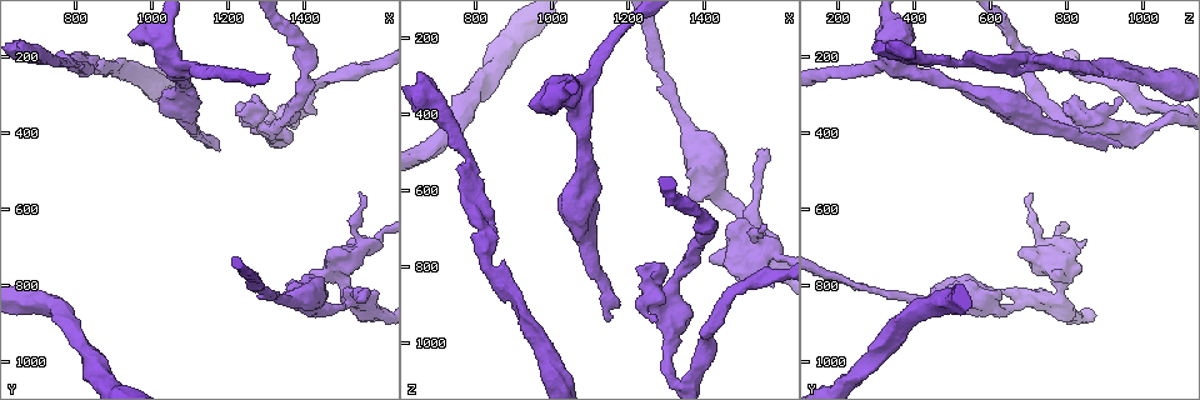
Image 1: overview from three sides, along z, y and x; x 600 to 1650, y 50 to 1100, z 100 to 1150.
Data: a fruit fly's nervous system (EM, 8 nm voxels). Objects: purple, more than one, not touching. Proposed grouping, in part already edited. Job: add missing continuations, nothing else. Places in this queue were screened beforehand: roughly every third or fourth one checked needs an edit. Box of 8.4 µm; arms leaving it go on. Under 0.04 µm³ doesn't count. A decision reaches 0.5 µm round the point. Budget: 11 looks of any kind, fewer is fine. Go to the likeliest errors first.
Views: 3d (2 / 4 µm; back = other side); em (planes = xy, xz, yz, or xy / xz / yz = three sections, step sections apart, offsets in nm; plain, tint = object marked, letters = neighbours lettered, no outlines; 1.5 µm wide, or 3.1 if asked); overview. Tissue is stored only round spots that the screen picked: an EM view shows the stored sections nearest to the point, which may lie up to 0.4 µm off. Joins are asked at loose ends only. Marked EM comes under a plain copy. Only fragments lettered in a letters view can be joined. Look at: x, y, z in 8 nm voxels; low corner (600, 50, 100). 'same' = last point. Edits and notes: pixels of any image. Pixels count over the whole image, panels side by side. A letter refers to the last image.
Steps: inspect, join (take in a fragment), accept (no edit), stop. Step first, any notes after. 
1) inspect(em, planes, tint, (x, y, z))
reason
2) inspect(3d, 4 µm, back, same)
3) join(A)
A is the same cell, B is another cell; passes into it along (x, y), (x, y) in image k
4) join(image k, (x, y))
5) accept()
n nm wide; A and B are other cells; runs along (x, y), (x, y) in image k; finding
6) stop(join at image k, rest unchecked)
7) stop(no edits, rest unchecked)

inspect(em, xz, step 8, letters, (1550, 560, 710))

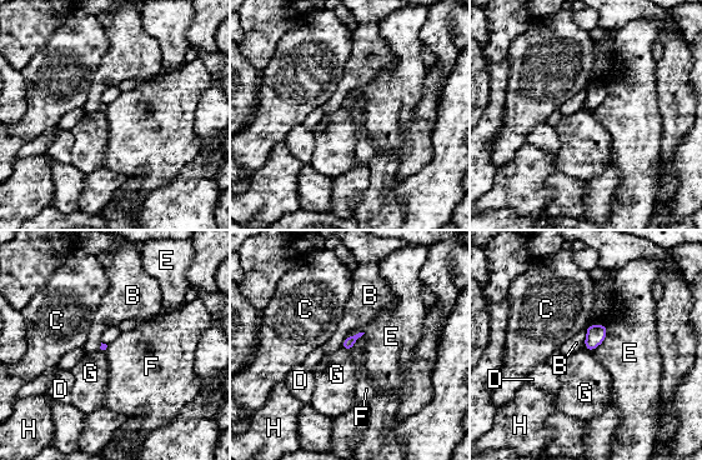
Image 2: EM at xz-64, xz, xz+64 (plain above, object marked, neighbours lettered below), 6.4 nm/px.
accept()
B, C, D, E, F, G and H are other cells; no lettered fragment goes on from it

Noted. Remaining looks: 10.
inspect(em, planes, letters, (1560, 805, 500))
branch stops here

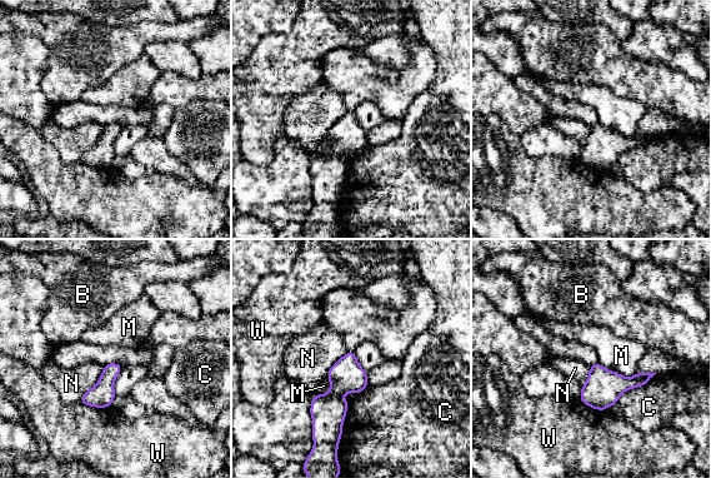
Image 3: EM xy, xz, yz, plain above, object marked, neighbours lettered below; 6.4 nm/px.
accept()
B, C, M, N and W are other cells; border along (597, 362), (626, 377), (636, 373) in image 3; no lettered fragment goes on from it

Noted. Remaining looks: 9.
inspect(em, planes, letters, (1155, 445, 945))
tapers out

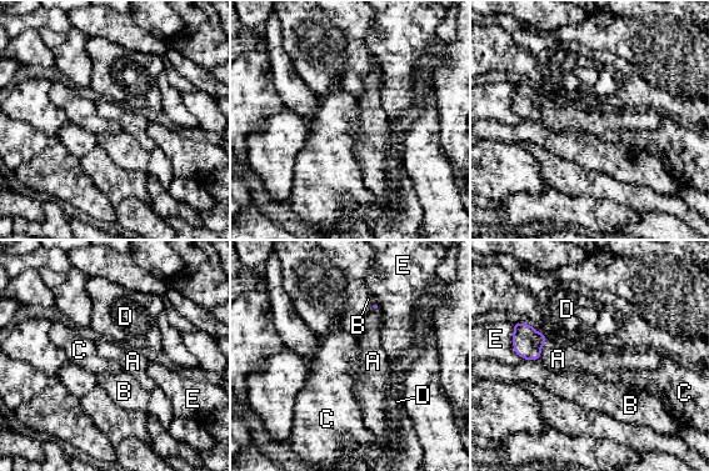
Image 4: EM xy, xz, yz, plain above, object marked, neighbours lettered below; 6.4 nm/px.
join(A)
A is the same cell, B, C, D and E are other cells; the neuron continues

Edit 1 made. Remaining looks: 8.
inspect(overview)
redraw

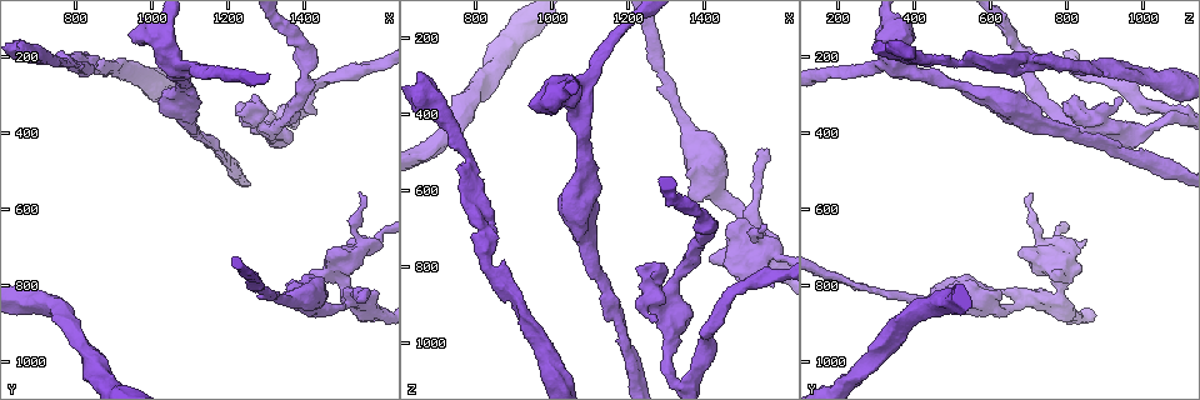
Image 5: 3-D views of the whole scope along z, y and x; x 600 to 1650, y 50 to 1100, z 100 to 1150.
inspect(3d, 2 µm, (1260, 315, 785))

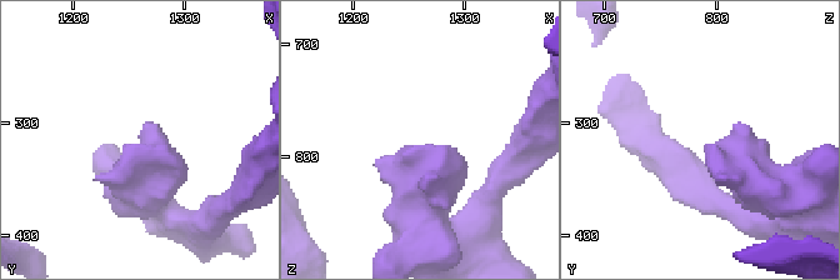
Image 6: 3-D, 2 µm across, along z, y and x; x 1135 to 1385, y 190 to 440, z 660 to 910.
inspect(em, xz, step 4, letters, (1260, 318, 792))

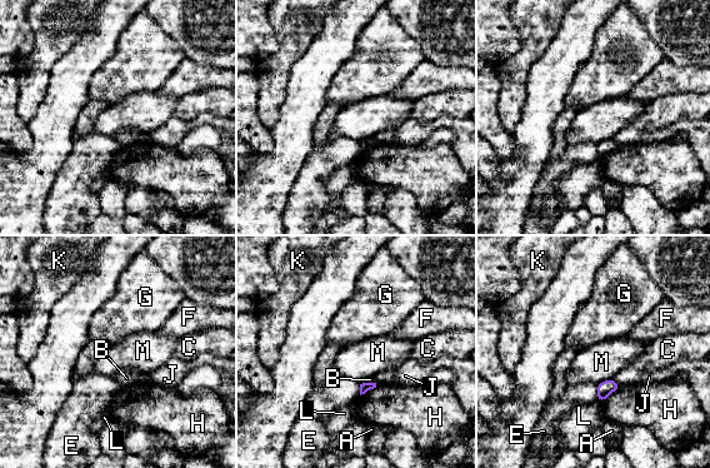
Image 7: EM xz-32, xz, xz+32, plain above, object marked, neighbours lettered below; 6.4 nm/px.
inspect(em, planes, letters, same)
cut it another way

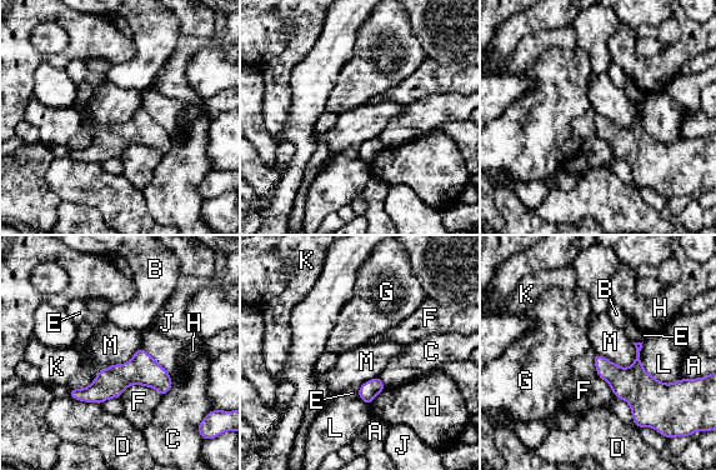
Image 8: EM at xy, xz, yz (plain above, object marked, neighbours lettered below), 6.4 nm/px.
accept()
A, B, C, D, E, F, G, H, J, K, L and M are other cells; runs along (169, 383), (119, 376), (73, 393) in image 8; no lettered fragment goes on from it

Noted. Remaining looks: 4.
stop(join at image 4, rest unchecked)

